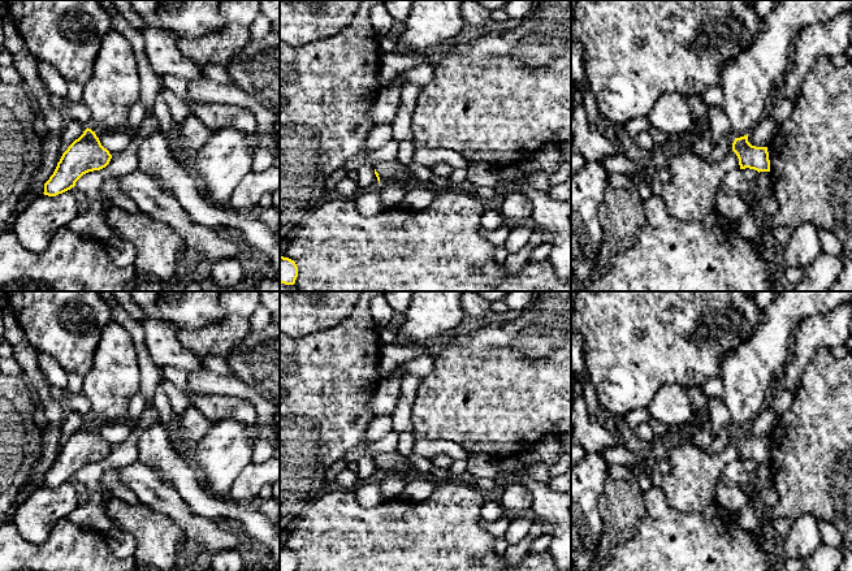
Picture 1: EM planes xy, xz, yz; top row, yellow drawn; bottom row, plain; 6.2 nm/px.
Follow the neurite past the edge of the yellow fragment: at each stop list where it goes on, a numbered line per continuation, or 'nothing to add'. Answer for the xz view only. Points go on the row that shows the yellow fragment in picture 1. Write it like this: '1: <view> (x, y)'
1: xz (389, 171)

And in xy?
1: xy (113, 89)

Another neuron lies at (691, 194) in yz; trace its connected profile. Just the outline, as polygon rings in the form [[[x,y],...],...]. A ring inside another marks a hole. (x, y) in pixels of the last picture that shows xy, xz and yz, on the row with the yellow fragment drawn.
[[[689,150],[666,152],[665,166],[671,173],[671,181],[663,185],[662,198],[670,213],[680,220],[706,220],[715,211],[715,200],[723,190],[722,178],[732,169],[739,169],[739,159],[731,150],[721,161],[700,157]]]

